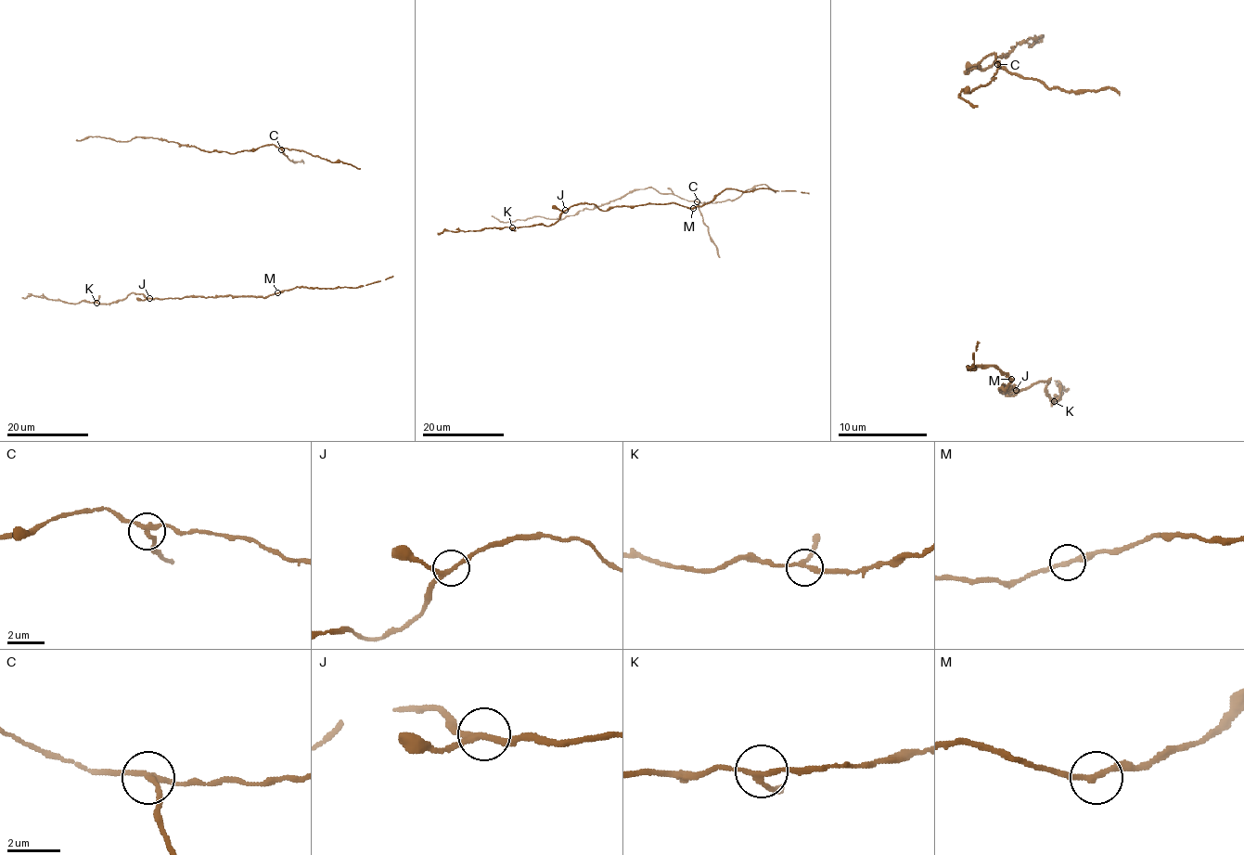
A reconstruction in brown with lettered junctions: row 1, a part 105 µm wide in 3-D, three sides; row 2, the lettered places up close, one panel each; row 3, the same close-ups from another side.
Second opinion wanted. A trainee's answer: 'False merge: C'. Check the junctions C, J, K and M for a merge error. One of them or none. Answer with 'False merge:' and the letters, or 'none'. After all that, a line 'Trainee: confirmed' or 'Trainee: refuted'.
False merge: C
Trainee: confirmed

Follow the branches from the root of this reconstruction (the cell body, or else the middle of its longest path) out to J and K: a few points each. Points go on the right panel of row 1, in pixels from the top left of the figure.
J: (978, 341), (968, 368), (995, 366), (1011, 379), (1000, 388), (1018, 388), (1000, 390), (1016, 390)
K: (978, 341), (971, 369), (995, 366), (1011, 379), (1000, 388), (1018, 388), (1002, 392), (1049, 379), (1054, 401)

